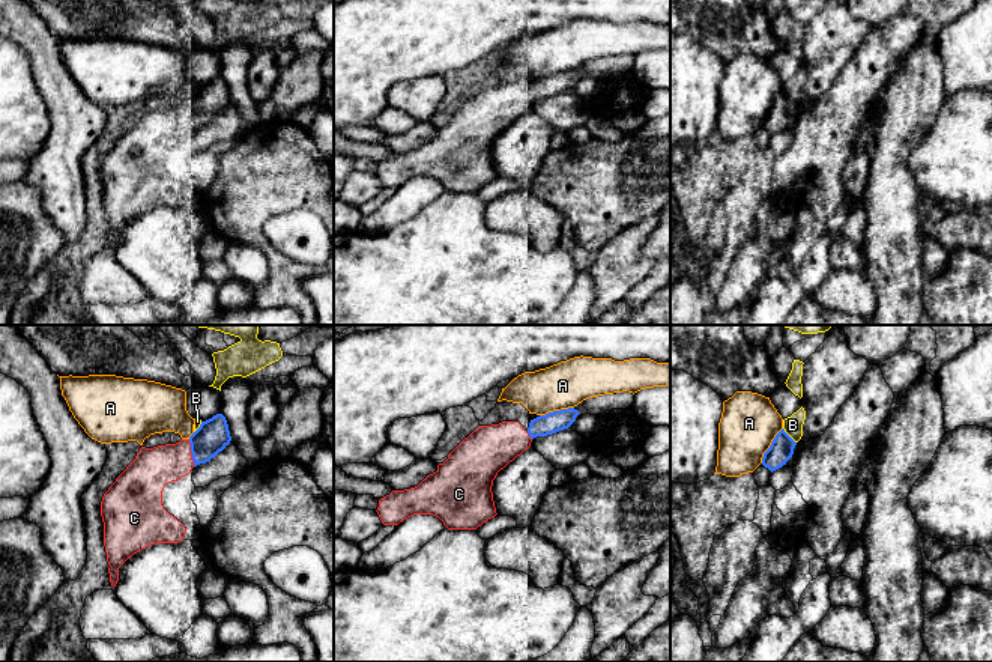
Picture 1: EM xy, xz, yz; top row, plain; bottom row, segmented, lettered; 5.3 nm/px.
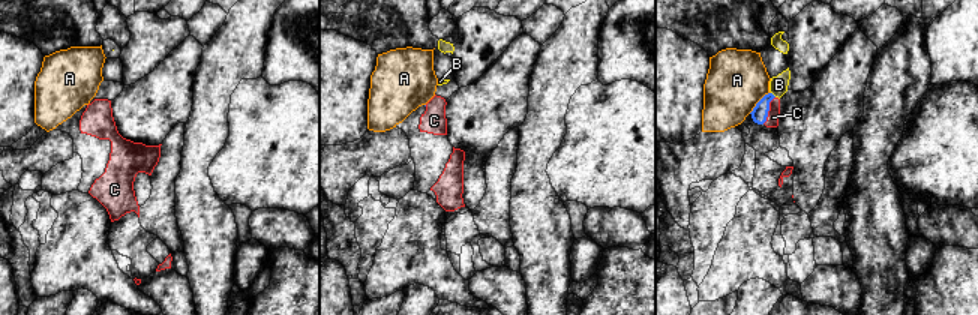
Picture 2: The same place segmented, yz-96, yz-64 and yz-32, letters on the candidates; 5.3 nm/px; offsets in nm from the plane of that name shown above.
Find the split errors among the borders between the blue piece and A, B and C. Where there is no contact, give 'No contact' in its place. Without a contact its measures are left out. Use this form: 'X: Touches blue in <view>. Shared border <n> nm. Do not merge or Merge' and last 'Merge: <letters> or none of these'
A: Touches blue in yz. Shared border 220 nm. Do not merge
B: Touches blue in yz. Shared border 110 nm. Do not merge
C: Touches blue in xy. Shared border 150 nm. Merge
Merge: C

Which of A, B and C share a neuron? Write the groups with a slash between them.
A / B / C

